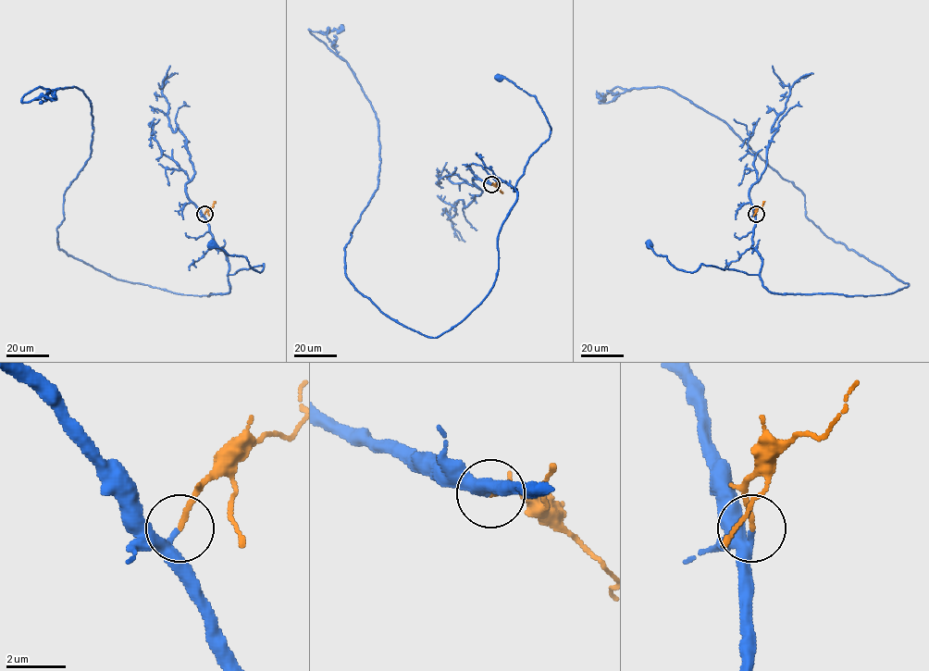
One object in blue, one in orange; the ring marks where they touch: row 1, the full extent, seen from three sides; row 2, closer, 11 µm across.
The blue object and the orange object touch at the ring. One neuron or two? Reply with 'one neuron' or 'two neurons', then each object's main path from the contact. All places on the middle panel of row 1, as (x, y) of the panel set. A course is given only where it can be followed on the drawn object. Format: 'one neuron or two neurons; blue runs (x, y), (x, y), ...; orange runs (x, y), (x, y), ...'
one neuron; blue runs (491, 184), (502, 181), (515, 191), (528, 158), (549, 138), (551, 130), (536, 98), (509, 80), (500, 78); orange runs (491, 184), (502, 193)

